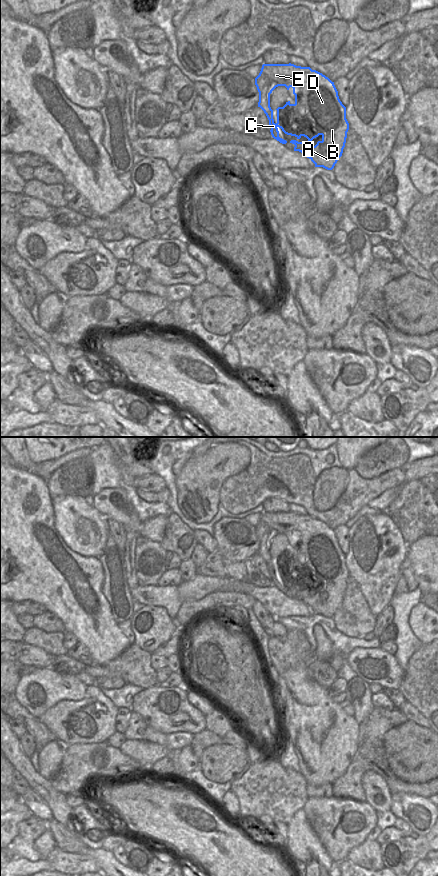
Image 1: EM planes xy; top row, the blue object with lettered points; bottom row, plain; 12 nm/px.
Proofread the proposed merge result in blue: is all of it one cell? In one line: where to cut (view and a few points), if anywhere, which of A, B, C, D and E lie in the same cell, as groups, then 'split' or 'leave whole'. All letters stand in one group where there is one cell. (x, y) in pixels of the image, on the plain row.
cut none; groups A B C D E; leave whole

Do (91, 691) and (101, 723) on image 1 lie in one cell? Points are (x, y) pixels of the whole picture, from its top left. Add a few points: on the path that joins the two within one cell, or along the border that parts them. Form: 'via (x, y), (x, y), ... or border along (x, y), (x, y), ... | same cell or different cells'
via (99, 699), (106, 704), (108, 709), (105, 715) | same cell

